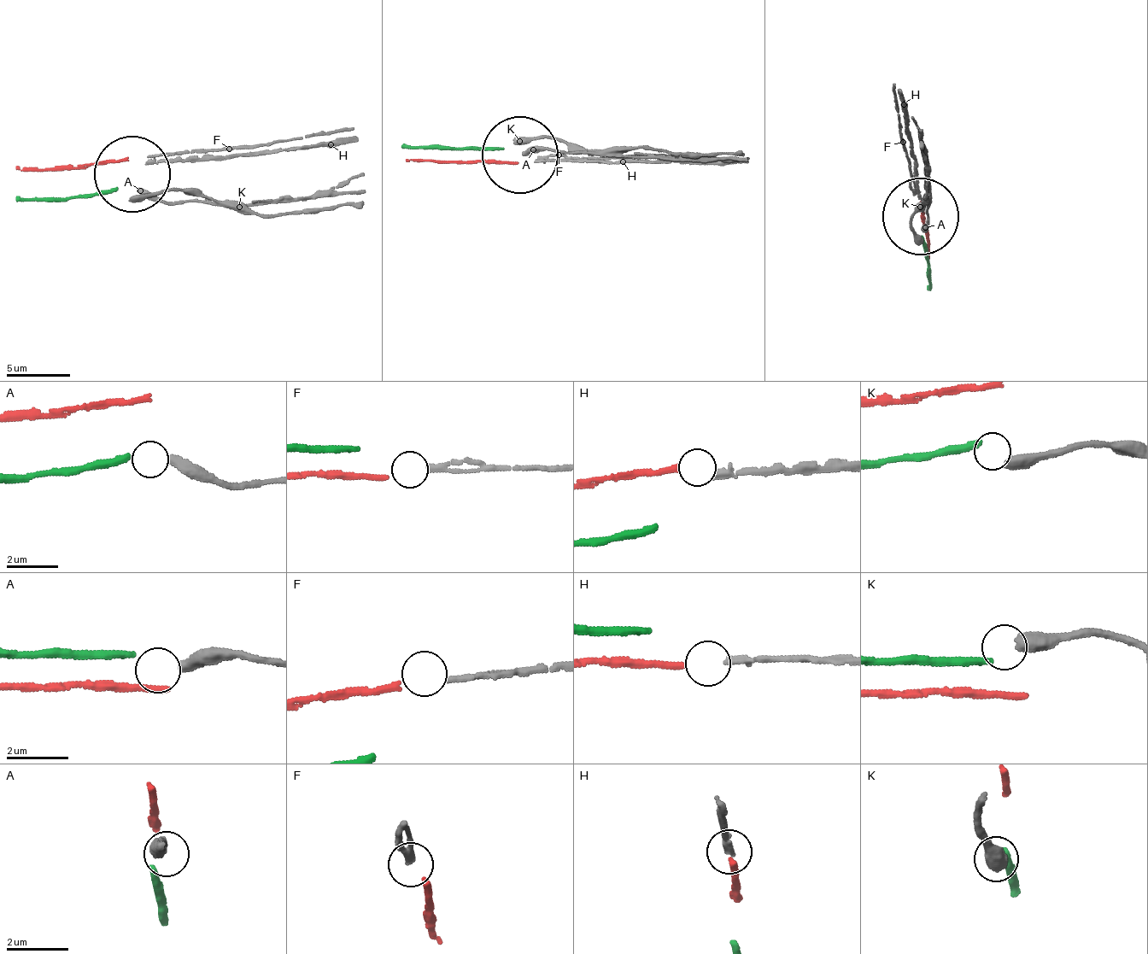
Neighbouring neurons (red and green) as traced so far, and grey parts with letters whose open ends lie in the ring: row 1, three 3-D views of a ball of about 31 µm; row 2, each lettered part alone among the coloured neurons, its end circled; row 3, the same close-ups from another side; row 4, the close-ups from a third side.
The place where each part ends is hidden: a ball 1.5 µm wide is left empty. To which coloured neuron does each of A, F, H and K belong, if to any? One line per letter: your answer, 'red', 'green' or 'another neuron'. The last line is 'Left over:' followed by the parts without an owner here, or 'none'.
A: another neuron
F: another neuron
H: another neuron
K: another neuron
Left over: A, F, H, K

